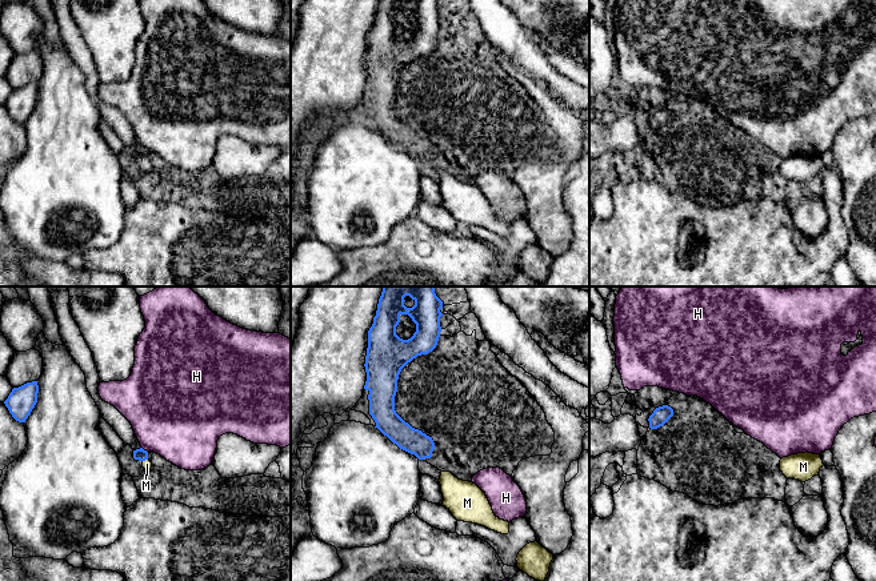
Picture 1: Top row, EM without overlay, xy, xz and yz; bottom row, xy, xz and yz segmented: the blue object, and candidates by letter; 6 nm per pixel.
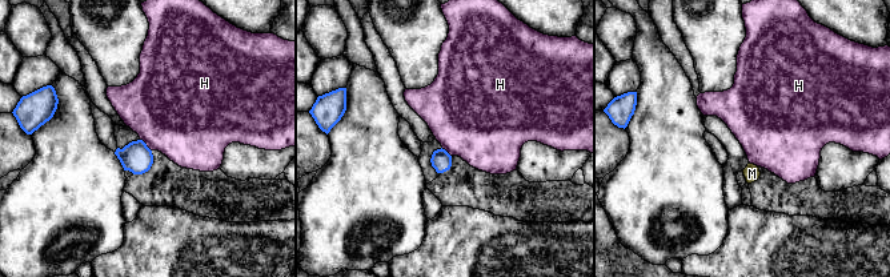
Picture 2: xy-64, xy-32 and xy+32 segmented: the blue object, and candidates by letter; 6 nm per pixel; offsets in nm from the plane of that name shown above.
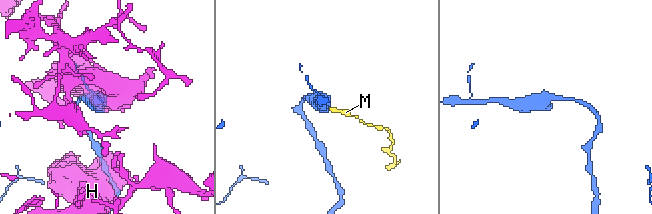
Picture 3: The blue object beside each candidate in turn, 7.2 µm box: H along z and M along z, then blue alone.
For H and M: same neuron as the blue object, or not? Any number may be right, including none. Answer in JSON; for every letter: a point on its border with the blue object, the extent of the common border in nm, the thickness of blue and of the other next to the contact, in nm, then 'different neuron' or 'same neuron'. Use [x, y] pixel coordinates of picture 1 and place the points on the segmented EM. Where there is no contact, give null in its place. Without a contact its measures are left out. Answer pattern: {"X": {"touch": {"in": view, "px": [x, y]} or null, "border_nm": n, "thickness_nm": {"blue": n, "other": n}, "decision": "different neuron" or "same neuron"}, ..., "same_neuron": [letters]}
{"H": {"touch": {"in": "xy", "px": [143, 449]}, "border_nm": 50, "thickness_nm": {"blue": 70, "other": 460}, "decision": "different neuron"}, "M": {"touch": {"in": "xy", "px": [144, 460]}, "border_nm": 40, "thickness_nm": {"blue": 70, "other": 60}, "decision": "same neuron"}, "same_neuron": ["M"]}

